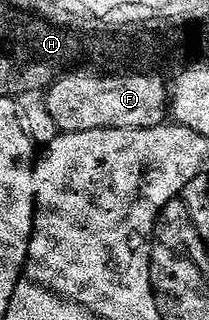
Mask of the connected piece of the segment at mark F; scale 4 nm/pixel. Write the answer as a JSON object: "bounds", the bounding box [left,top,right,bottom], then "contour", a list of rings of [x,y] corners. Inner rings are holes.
{"bounds":[44,72,168,133],"contour":[[[147,72],[143,77],[91,80],[86,77],[70,77],[65,81],[51,82],[44,90],[46,106],[63,133],[88,131],[100,127],[152,127],[161,125],[168,117],[168,85]]]}

